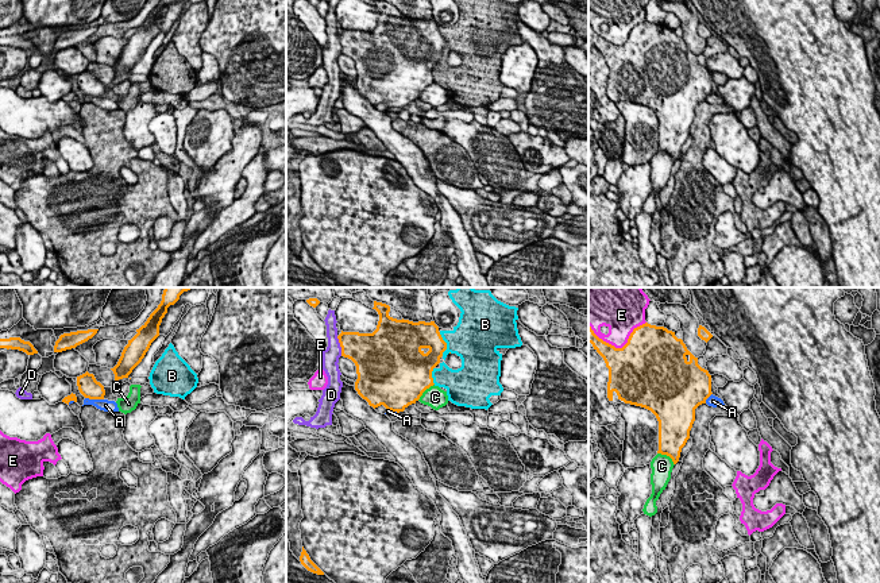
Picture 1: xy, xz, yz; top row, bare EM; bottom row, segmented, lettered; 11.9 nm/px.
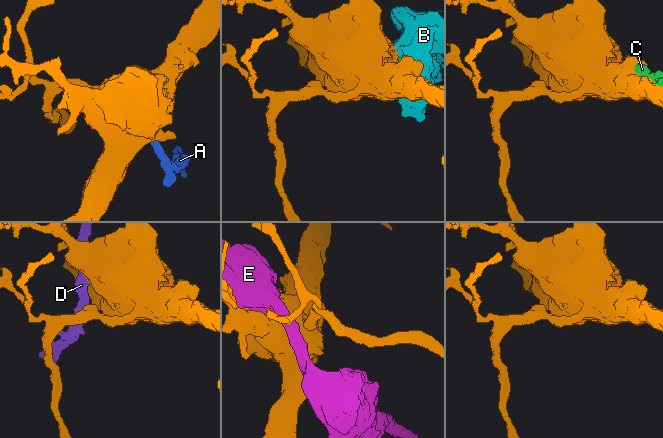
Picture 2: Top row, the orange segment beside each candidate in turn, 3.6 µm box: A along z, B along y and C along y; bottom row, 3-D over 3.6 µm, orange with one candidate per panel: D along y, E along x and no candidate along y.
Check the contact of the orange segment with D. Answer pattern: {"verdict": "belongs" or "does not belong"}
{"verdict": "does not belong"}

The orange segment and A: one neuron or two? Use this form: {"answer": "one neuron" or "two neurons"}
{"answer": "one neuron"}

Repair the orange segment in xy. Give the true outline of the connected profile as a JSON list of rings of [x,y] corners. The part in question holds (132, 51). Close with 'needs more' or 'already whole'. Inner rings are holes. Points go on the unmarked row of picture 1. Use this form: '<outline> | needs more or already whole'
[[[161,0],[150,12],[147,19],[136,27],[136,32],[128,38],[117,62],[111,66],[115,72],[115,78],[128,76],[132,67],[142,59],[151,40],[159,34],[159,23],[167,11],[167,5],[175,0]]] | already whole

